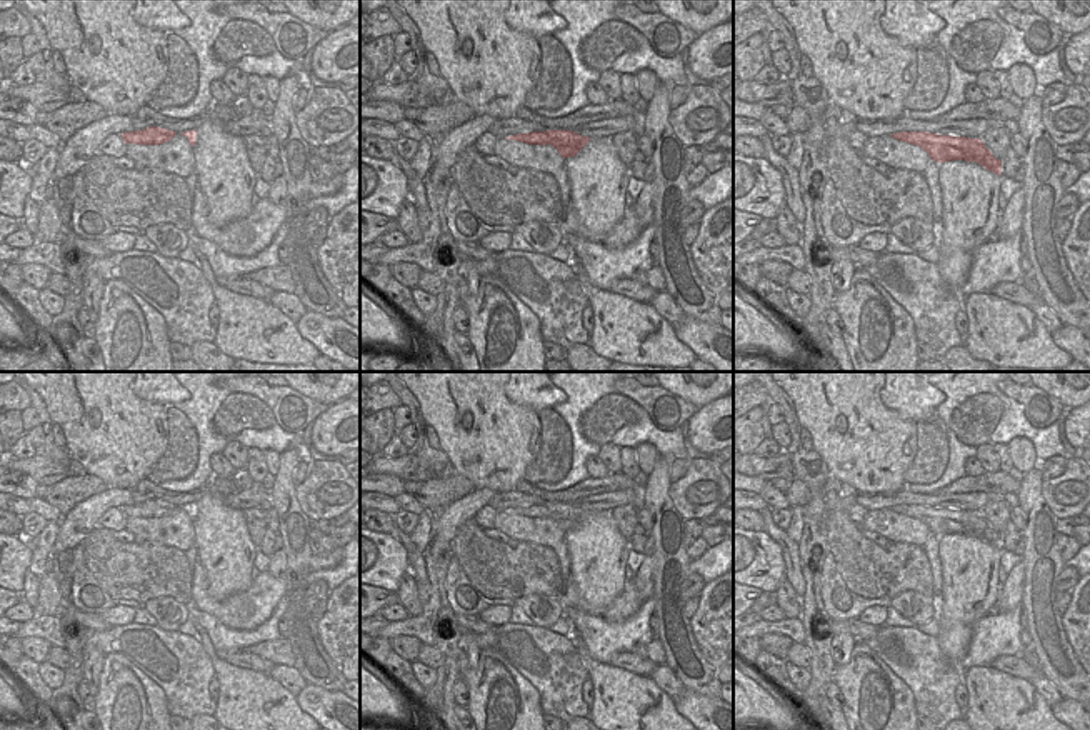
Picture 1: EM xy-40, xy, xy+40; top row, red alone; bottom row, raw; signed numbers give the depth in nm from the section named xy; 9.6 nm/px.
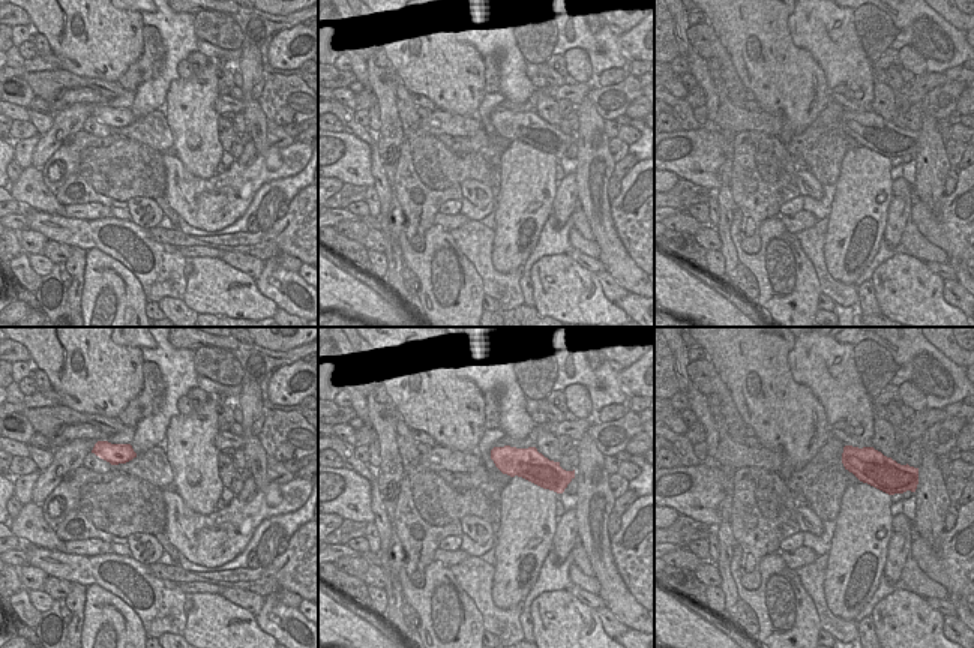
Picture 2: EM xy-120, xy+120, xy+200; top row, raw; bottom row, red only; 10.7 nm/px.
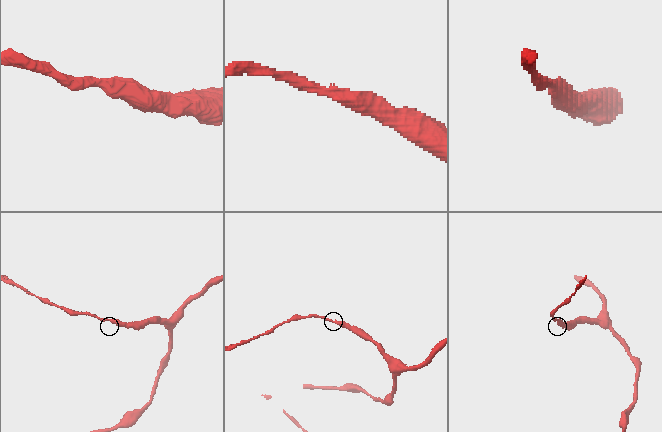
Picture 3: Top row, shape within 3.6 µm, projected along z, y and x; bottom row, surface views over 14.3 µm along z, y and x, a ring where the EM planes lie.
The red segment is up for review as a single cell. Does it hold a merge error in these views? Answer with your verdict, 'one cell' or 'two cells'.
one cell

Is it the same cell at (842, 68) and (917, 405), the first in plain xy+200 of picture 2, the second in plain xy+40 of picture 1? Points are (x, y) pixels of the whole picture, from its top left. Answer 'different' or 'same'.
same

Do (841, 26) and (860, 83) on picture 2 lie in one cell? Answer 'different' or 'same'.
same

